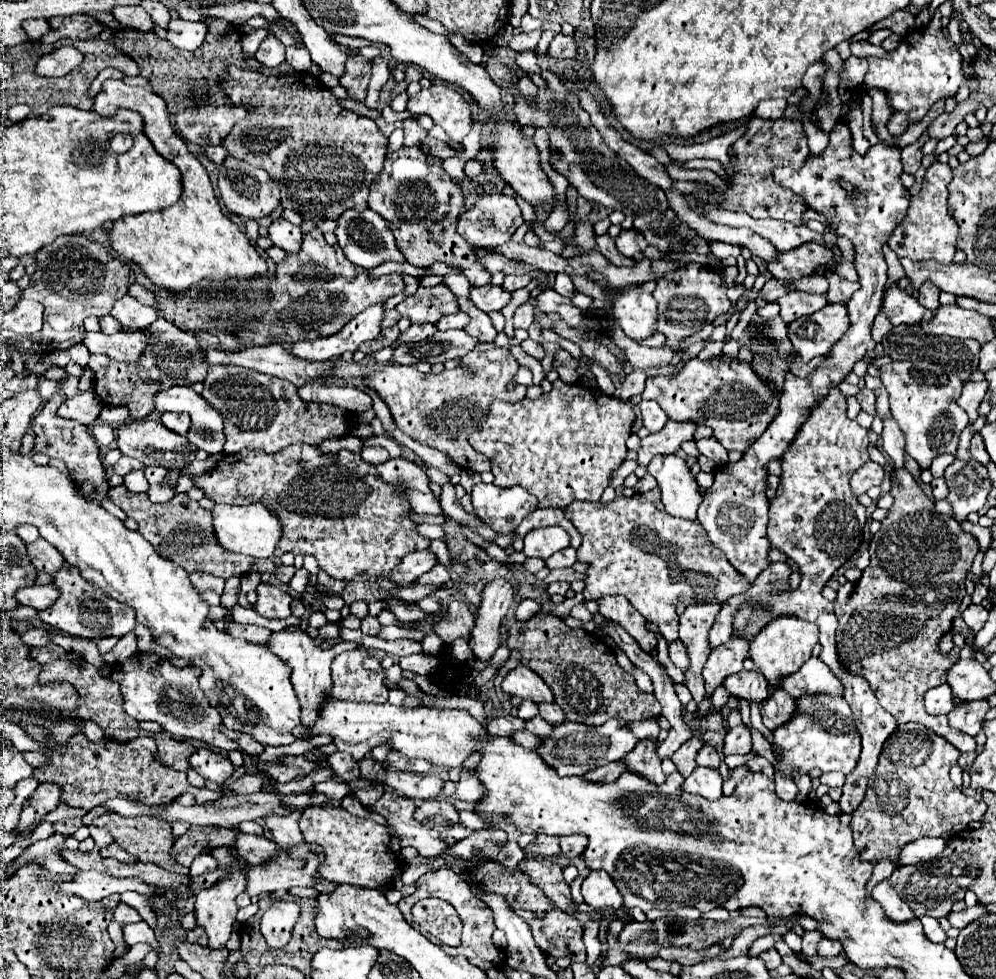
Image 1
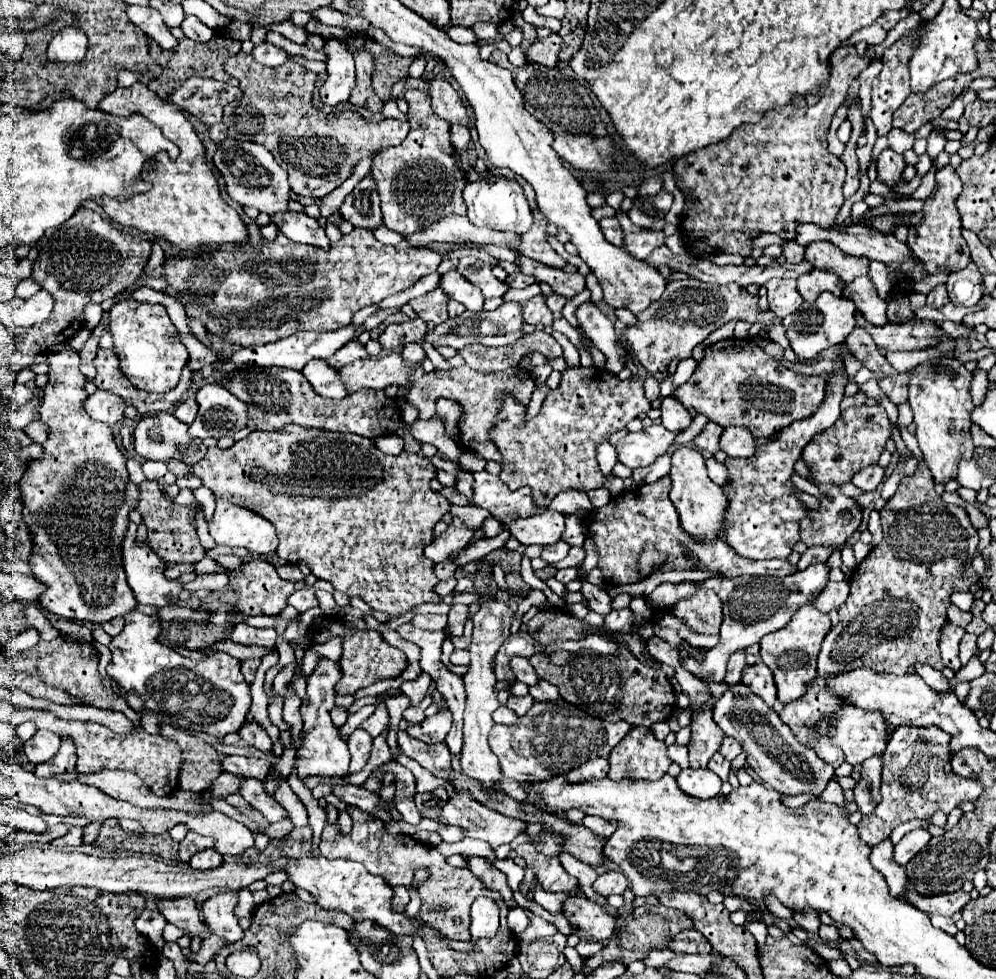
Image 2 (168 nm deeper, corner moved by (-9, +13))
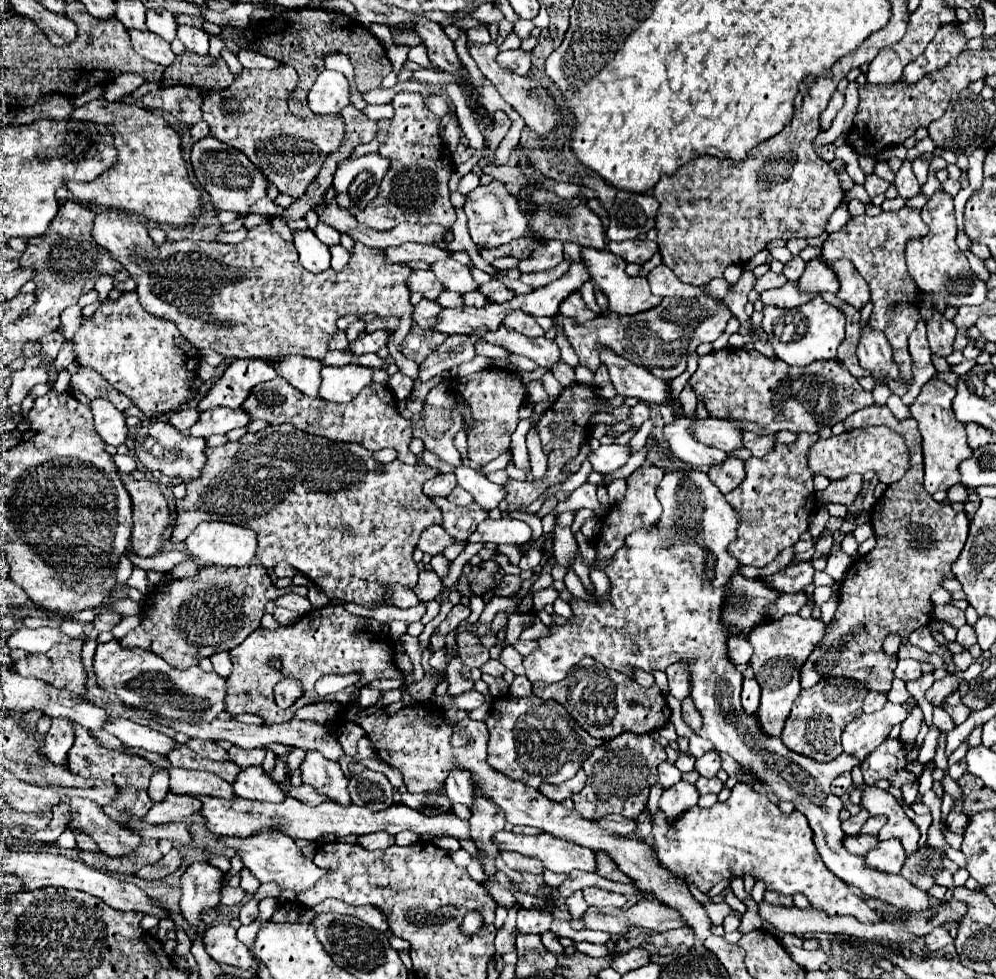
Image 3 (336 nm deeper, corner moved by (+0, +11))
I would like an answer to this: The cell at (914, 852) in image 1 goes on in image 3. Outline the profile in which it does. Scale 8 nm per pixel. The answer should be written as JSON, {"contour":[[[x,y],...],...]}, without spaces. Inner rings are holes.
{"contour":[[[898,839],[880,841],[880,845],[866,855],[866,863],[870,863],[870,867],[878,867],[880,871],[888,873],[898,873],[904,865],[904,859],[906,851]]]}

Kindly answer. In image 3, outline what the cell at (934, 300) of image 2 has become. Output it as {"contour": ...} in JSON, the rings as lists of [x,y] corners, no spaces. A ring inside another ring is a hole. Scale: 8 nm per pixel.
{"contour":[[[932,307],[932,317],[928,319],[928,343],[932,353],[946,357],[952,353],[952,343],[956,337],[956,327],[948,321],[936,307]]]}

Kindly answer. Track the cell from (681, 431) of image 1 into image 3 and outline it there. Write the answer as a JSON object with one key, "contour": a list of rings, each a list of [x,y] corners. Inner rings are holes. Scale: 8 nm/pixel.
{"contour":[[[612,443],[612,445],[600,445],[596,451],[592,451],[588,455],[588,459],[590,459],[594,471],[614,473],[628,461],[630,455],[632,455],[632,449],[628,443],[626,445]]]}

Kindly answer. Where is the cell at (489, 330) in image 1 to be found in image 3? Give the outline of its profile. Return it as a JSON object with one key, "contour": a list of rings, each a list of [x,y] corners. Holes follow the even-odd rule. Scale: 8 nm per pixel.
{"contour":[[[430,269],[414,271],[414,275],[410,275],[410,289],[420,291],[430,301],[436,301],[440,297],[440,293],[446,291],[446,287],[434,277],[434,273]]]}

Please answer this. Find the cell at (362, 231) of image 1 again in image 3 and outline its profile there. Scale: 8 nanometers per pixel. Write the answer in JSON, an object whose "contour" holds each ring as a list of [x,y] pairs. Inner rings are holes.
{"contour":[[[378,153],[338,163],[332,183],[338,193],[336,195],[338,207],[346,209],[350,215],[358,215],[366,207],[366,203],[376,197],[378,185],[386,175],[388,165],[390,161],[386,161]]]}

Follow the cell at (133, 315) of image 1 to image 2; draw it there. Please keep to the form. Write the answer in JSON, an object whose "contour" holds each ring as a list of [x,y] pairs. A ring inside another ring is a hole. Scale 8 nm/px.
{"contour":[[[135,299],[115,303],[109,311],[109,331],[113,337],[113,351],[121,361],[119,369],[137,389],[151,393],[165,393],[175,389],[181,379],[181,371],[189,361],[189,353],[185,345],[167,339],[177,329],[163,305],[139,303]]]}

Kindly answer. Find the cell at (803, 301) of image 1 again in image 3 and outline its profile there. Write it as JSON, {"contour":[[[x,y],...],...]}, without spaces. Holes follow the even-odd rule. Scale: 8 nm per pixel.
{"contour":[[[810,259],[806,263],[806,271],[804,275],[798,279],[798,289],[802,293],[810,293],[810,295],[818,295],[818,293],[838,293],[838,279],[834,275],[834,271],[830,271],[826,267],[826,263],[818,261],[818,259]]]}

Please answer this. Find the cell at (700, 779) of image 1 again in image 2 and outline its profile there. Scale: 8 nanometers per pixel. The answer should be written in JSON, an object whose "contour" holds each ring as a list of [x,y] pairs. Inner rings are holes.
{"contour":[[[685,769],[677,777],[677,785],[697,799],[711,799],[721,791],[721,779],[709,769]]]}

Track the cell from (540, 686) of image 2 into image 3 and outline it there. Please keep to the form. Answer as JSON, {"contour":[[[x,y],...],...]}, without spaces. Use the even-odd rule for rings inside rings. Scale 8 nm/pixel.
{"contour":[[[516,677],[512,687],[510,687],[510,695],[514,695],[514,697],[528,697],[528,695],[532,695],[532,683],[526,677]]]}

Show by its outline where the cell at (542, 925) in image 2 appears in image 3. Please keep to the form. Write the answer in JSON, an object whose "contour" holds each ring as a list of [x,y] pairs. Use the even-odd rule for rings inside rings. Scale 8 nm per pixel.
{"contour":[[[544,931],[544,933],[540,933],[540,937],[542,937],[542,943],[546,945],[548,951],[554,951],[556,955],[560,955],[564,951],[564,947],[558,943],[558,937],[552,931]]]}

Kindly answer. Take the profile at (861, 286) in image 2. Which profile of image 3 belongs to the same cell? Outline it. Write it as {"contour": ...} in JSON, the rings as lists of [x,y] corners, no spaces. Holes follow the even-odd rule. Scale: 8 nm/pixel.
{"contour":[[[866,323],[860,329],[860,341],[856,347],[856,355],[860,359],[860,365],[872,373],[876,381],[886,383],[886,377],[898,379],[898,367],[892,363],[892,347],[886,339],[886,335],[870,323]]]}

